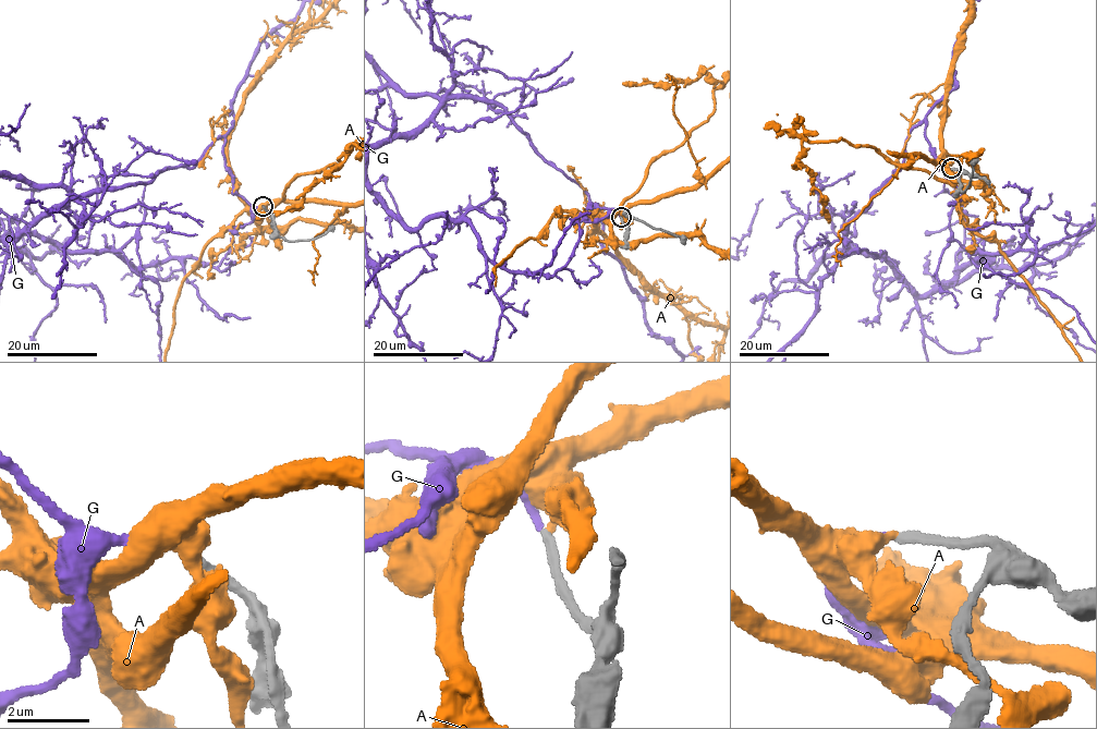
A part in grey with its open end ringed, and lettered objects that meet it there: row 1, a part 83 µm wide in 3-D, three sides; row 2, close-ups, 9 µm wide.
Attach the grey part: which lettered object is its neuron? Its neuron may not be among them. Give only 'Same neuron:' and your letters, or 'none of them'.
Same neuron: G

